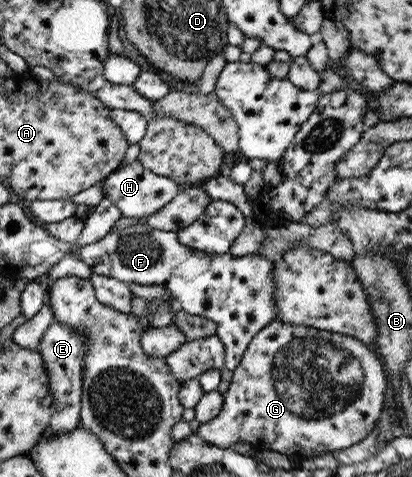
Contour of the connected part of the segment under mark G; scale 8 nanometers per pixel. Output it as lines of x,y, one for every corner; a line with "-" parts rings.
274,319
272,323
262,327
252,337
244,353
241,355
238,365
231,371
231,380
227,390
223,393
223,402
218,415
206,423
199,424
195,433
202,441
215,445
218,448
231,448
232,443
236,443
236,441
247,441
252,447
260,447
260,450
270,449
277,451
282,455
288,455
297,460
314,457
325,451
346,449
362,441
374,429
375,423
382,420
380,418
380,411
382,411
382,405
384,405
385,375
384,364
373,347
360,343
355,338
342,333
326,332
302,325
286,324

